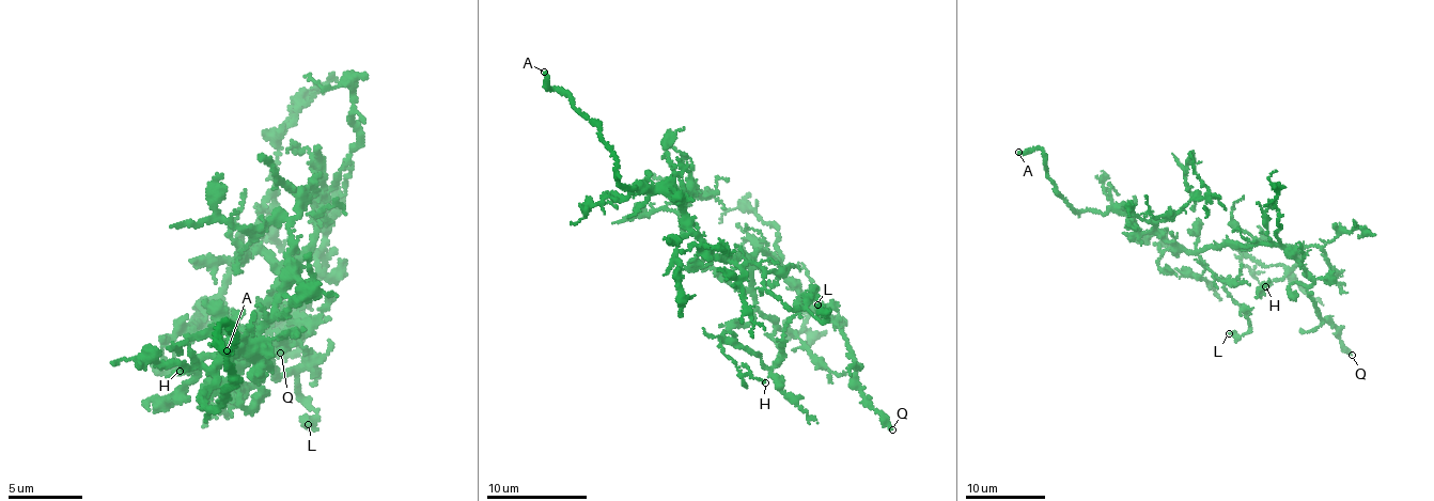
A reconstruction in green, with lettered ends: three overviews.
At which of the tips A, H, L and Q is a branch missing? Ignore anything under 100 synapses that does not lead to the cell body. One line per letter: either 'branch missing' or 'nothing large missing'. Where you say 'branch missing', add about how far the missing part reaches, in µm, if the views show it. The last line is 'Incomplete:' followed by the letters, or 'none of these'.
A: branch missing | 140 µm
H: nothing large missing
L: nothing large missing
Q: nothing large missing
Incomplete: A

